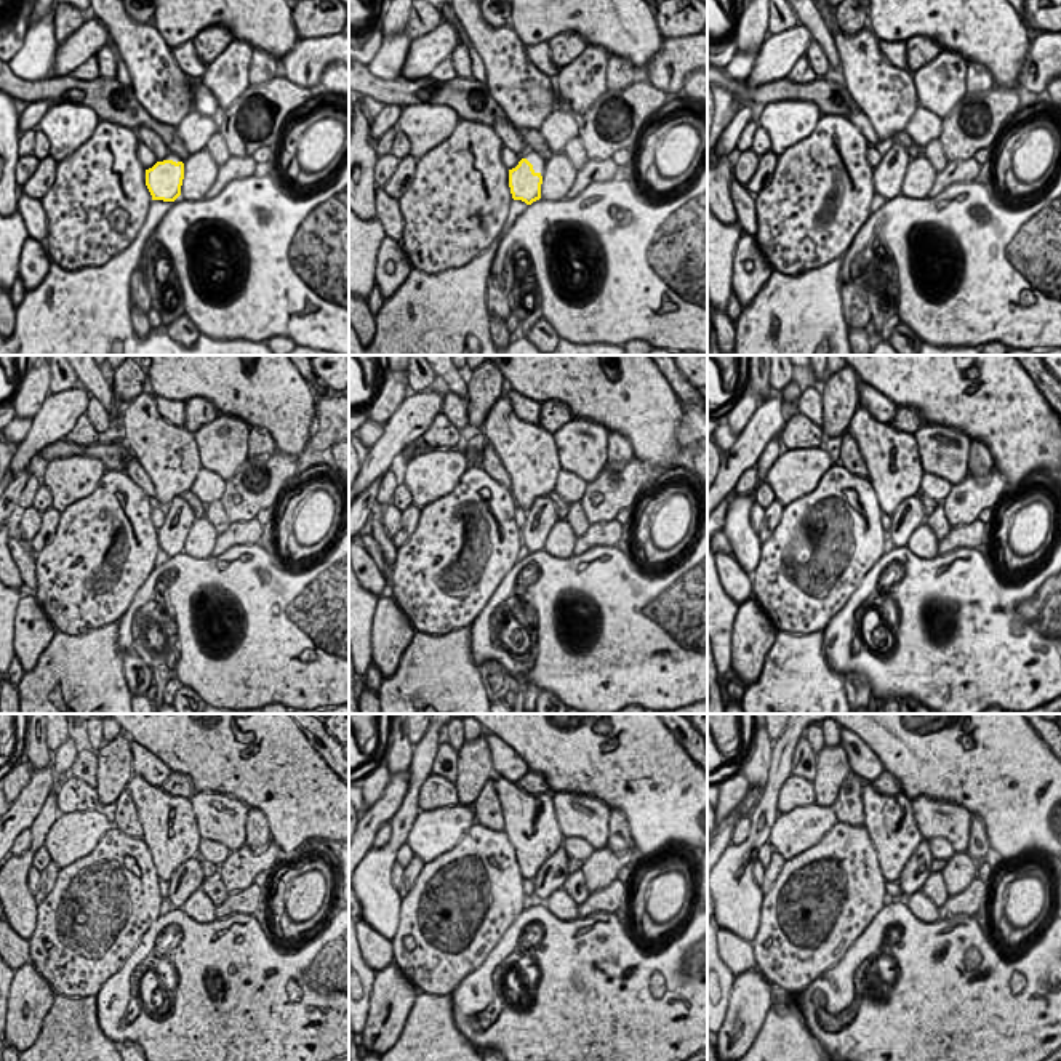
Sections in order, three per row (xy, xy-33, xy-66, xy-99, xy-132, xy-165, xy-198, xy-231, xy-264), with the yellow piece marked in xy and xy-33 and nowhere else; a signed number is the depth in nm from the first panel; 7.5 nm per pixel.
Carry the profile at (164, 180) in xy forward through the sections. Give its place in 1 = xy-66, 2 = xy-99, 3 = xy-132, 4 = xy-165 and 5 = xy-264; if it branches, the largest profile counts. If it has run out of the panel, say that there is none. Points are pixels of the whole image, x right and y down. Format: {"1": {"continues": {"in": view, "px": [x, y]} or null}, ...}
{"1": {"continues": {"in": "xy-66", "px": [887, 183]}}, "2": {"continues": {"in": "xy-99", "px": [172, 540]}}, "3": {"continues": {"in": "xy-132", "px": [535, 541]}}, "4": {"continues": {"in": "xy-165", "px": [903, 536]}}, "5": {"continues": {"in": "xy-264", "px": [925, 860]}}}

